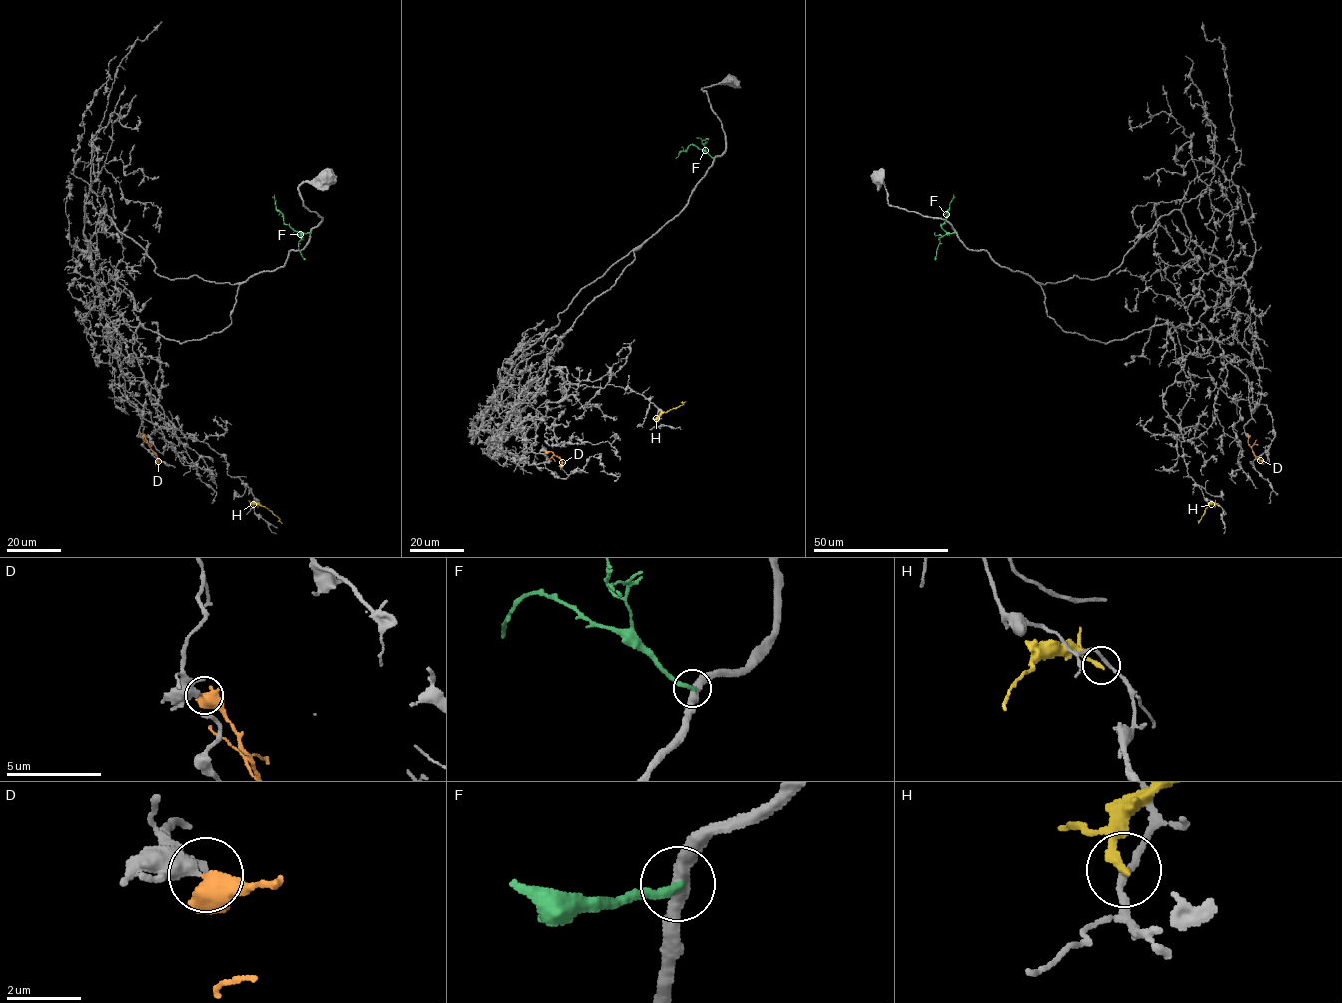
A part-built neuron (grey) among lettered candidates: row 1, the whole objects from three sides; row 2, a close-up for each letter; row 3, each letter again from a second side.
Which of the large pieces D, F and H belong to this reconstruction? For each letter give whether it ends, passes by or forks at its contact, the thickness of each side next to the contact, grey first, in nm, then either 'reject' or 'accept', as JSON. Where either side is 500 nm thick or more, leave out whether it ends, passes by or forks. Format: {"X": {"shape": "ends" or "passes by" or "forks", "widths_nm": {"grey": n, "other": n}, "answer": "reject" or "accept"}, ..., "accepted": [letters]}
{"D": {"widths_nm": {"grey": 320, "other": 650}, "answer": "accept"}, "F": {"shape": "ends", "widths_nm": {"grey": 400, "other": 240}, "answer": "reject"}, "H": {"shape": "ends", "widths_nm": {"grey": 170, "other": 240}, "answer": "reject"}, "accepted": ["D"]}

